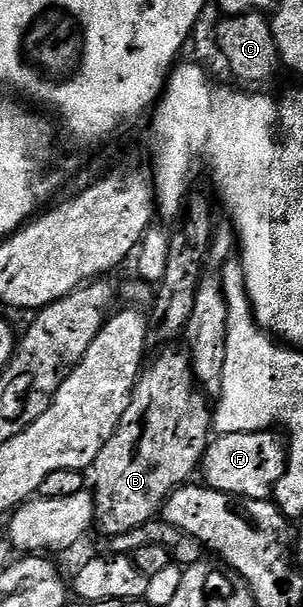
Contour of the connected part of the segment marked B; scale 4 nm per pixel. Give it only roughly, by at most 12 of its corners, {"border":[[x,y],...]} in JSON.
{"border":[[184,348],[138,377],[97,462],[104,538],[198,472],[213,413]]}

